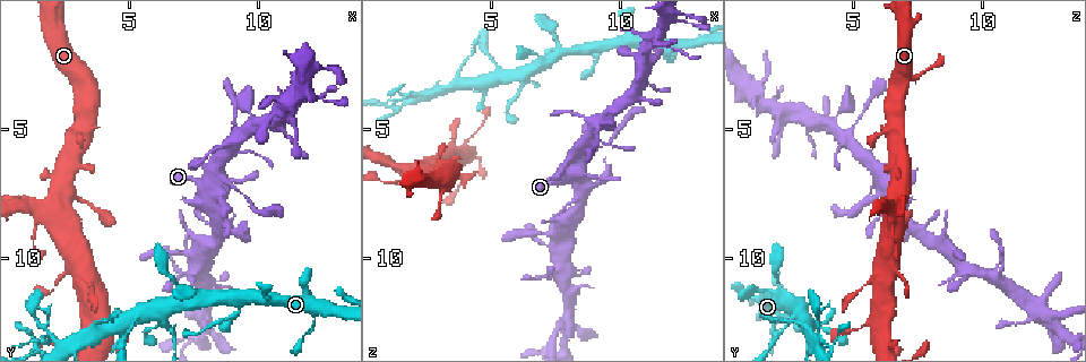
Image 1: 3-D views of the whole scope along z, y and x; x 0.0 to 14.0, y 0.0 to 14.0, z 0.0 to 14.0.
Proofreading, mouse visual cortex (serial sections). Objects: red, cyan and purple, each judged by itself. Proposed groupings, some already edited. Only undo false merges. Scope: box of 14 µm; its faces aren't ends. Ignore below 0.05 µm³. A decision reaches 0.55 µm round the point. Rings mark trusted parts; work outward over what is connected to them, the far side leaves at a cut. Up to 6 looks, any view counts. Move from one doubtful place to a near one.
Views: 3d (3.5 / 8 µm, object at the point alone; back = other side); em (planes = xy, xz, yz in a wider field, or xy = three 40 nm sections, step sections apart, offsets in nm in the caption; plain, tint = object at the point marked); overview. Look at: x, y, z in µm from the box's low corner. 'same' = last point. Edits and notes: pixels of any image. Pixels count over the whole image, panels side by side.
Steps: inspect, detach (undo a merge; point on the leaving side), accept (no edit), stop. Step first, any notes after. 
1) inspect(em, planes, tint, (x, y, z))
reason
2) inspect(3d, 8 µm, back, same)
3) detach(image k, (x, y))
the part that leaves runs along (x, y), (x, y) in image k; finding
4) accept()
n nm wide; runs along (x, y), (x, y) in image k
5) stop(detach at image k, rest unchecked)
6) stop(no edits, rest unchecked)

inspect(3d, 3.5 µm, (9.2, 7.4, 5.7))
narrows sharply

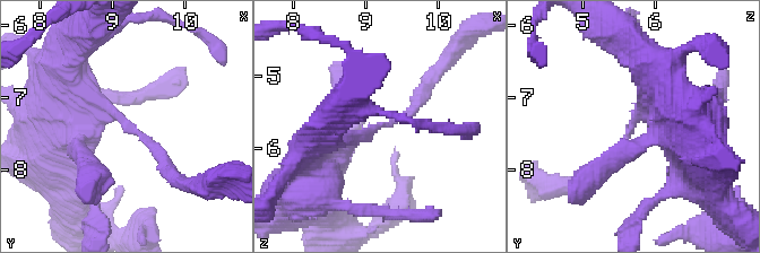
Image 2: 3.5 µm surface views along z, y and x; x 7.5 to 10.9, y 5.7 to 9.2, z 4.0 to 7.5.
inspect(em, xy, step 1, tint, (9.25, 7.45, 5.70))
arms of 150, 250 nm; shape alone is not enough

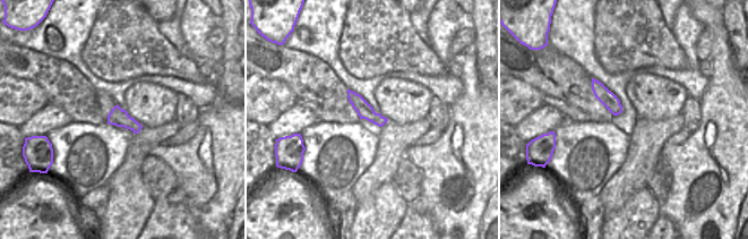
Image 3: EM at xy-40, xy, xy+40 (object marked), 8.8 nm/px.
accept()
140 nm wide; runs along (70, 93), (105, 103), (174, 176) in image 2; all the same cell

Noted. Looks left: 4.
inspect(3d, 3.5 µm, (1.8, 8.0, 6.6))
sharp bend

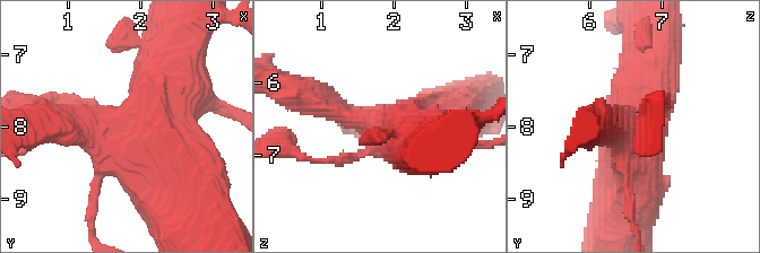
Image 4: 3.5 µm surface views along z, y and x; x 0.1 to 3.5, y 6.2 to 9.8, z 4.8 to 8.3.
inspect(em, xy, step 1, tint, (1.85, 8.05, 6.65))

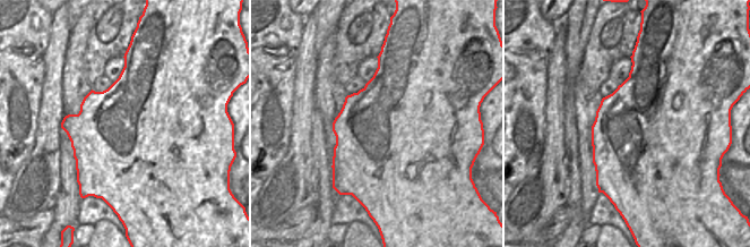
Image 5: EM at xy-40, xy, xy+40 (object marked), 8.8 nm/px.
accept()
runs along (649, 52), (635, 129), (631, 202) in image 4; one cell here

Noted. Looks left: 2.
inspect(3d, 3.5 µm, back, (3.9, 12.7, 3.2))

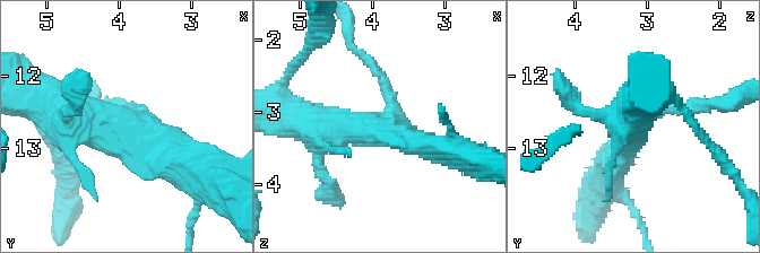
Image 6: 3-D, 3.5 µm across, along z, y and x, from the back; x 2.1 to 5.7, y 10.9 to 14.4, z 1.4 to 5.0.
inspect(em, xy, step 1, tint, (3.95, 12.75, 3.25))

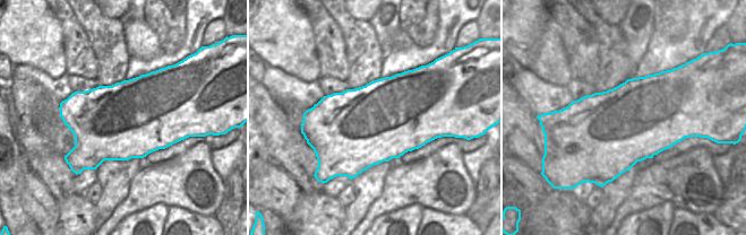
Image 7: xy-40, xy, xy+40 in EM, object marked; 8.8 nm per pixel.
accept()
runs along (55, 102), (188, 164) in image 6; one cell here

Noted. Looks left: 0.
stop(no edits, rest unchecked)

